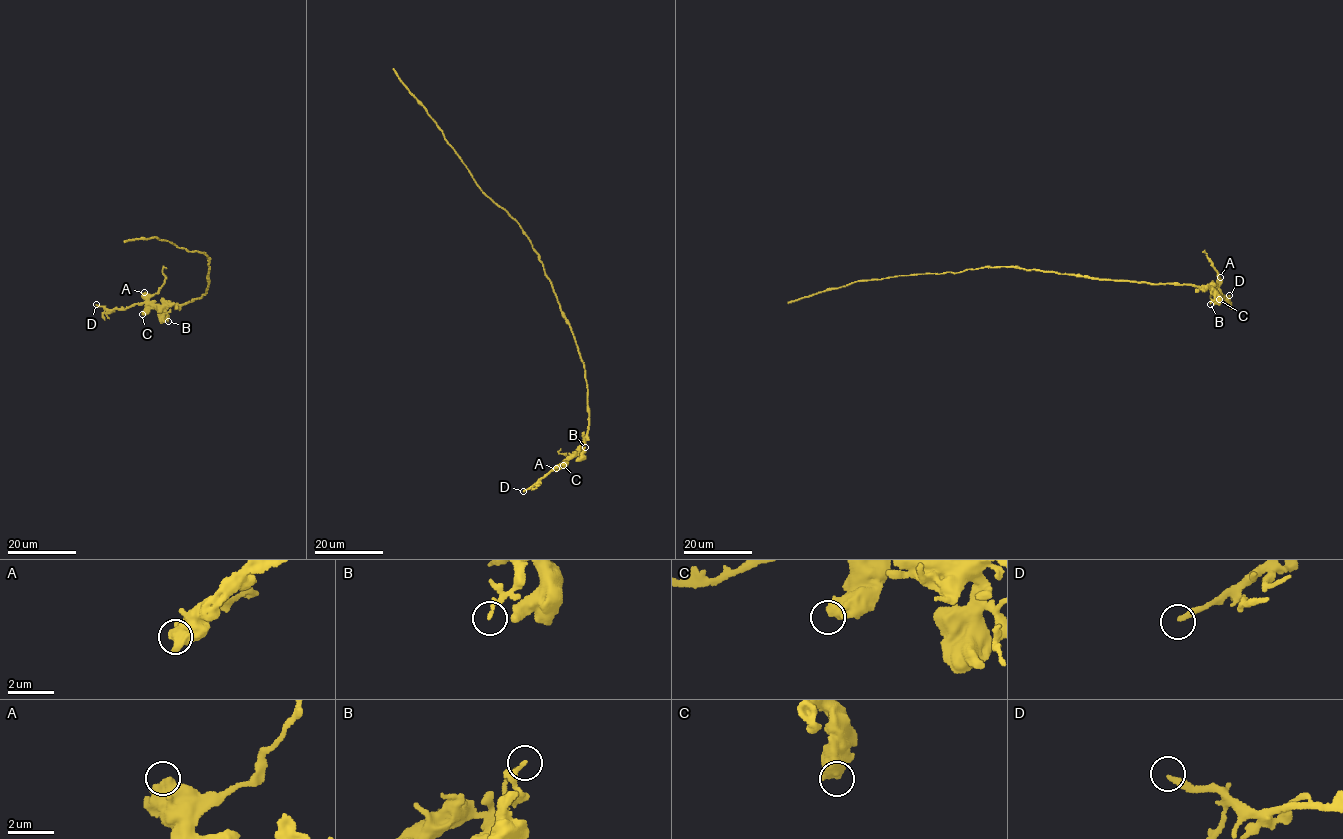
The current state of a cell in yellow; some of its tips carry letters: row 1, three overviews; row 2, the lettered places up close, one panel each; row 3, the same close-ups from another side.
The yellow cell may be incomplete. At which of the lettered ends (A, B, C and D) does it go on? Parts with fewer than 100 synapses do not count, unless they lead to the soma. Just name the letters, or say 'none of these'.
D

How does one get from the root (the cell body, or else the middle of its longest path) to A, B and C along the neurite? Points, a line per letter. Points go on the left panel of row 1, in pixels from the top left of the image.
A: (207, 264), (206, 293), (200, 298), (176, 305), (156, 306), (144, 292)
B: (207, 264), (206, 293), (185, 303), (166, 305), (168, 321)
C: (207, 264), (208, 285), (202, 296), (176, 305), (149, 304), (142, 314)

